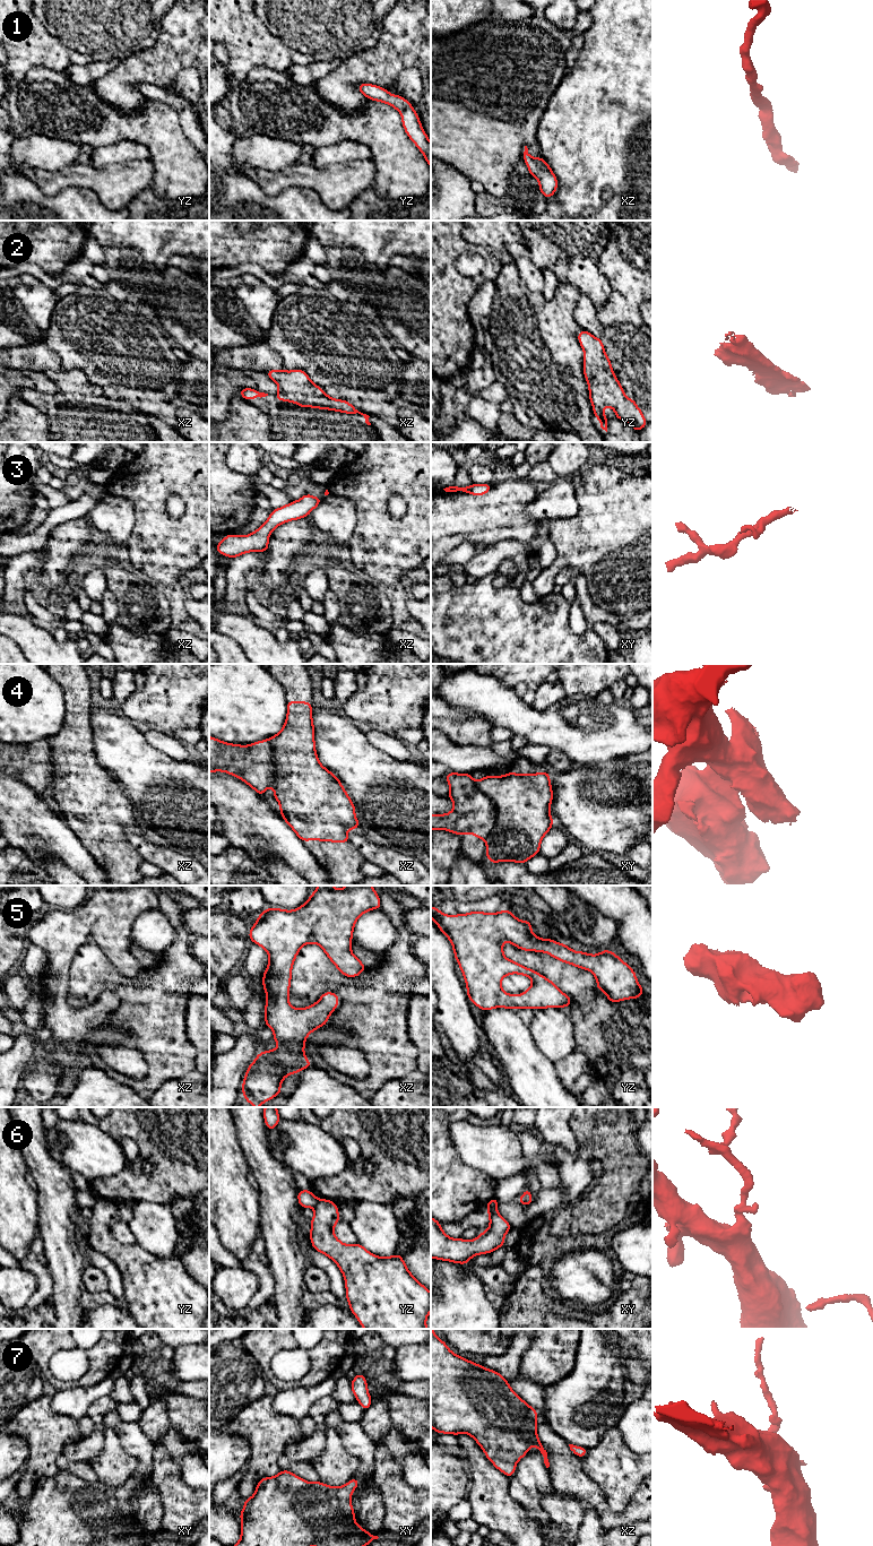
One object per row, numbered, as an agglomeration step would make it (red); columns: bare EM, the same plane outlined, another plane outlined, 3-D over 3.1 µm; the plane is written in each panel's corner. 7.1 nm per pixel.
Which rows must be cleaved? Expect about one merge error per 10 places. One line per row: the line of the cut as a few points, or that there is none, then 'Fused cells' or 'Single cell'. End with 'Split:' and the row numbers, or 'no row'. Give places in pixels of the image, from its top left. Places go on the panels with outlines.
1: No split. Single cell
2: No split. Single cell
3: No split. Single cell
4: Split along xy (475, 782), (495, 809), (494, 827), (485, 838). Fused cells
5: No split. Single cell
6: Split along xy (495, 1205), (486, 1208). Fused cells
7: No split. Single cell
Split: 4, 6

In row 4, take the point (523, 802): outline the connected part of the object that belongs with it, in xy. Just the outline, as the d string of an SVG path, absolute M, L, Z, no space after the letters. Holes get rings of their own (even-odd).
M513 771L503 776L485 776L476 781L496 809L494 828L485 838L486 857L491 863L516 862L525 864L539 853L541 841L553 827L550 805L553 801L551 772L521 774Z

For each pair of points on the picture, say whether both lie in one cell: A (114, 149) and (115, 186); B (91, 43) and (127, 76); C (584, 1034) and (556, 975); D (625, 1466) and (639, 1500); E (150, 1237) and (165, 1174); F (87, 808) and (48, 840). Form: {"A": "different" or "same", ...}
{"A": "different", "B": "different", "C": "same", "D": "different", "E": "different", "F": "different"}

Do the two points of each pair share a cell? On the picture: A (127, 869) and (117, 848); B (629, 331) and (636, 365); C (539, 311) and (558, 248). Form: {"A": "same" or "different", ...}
{"A": "same", "B": "same", "C": "different"}

